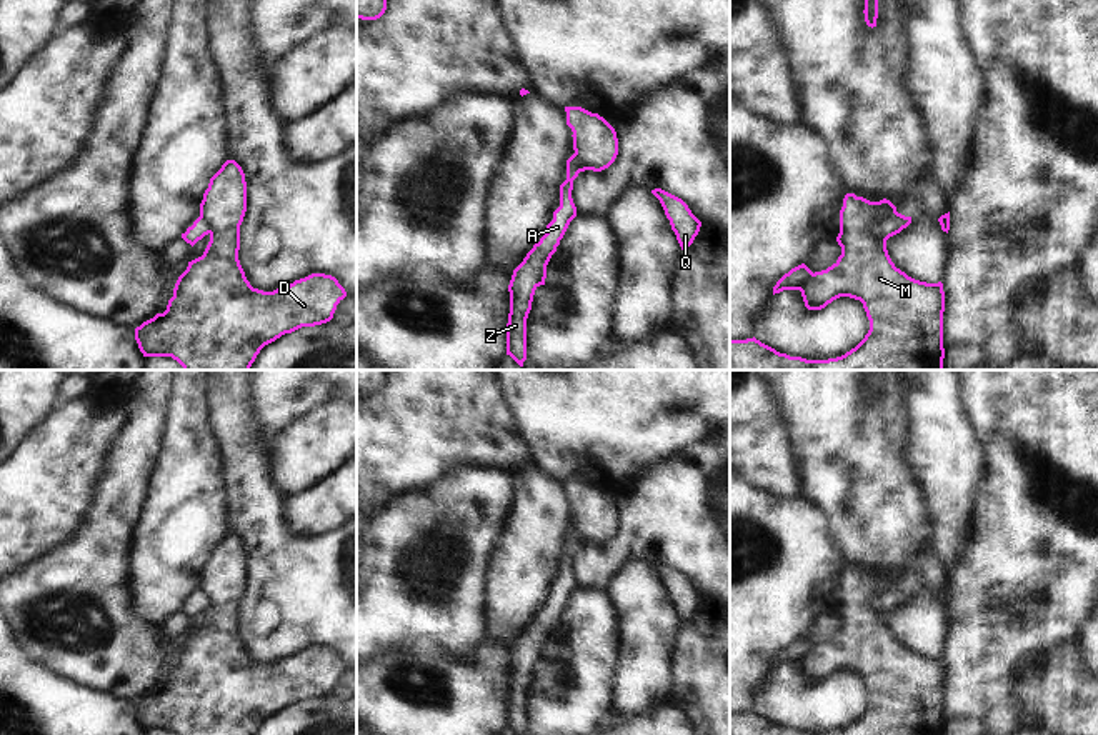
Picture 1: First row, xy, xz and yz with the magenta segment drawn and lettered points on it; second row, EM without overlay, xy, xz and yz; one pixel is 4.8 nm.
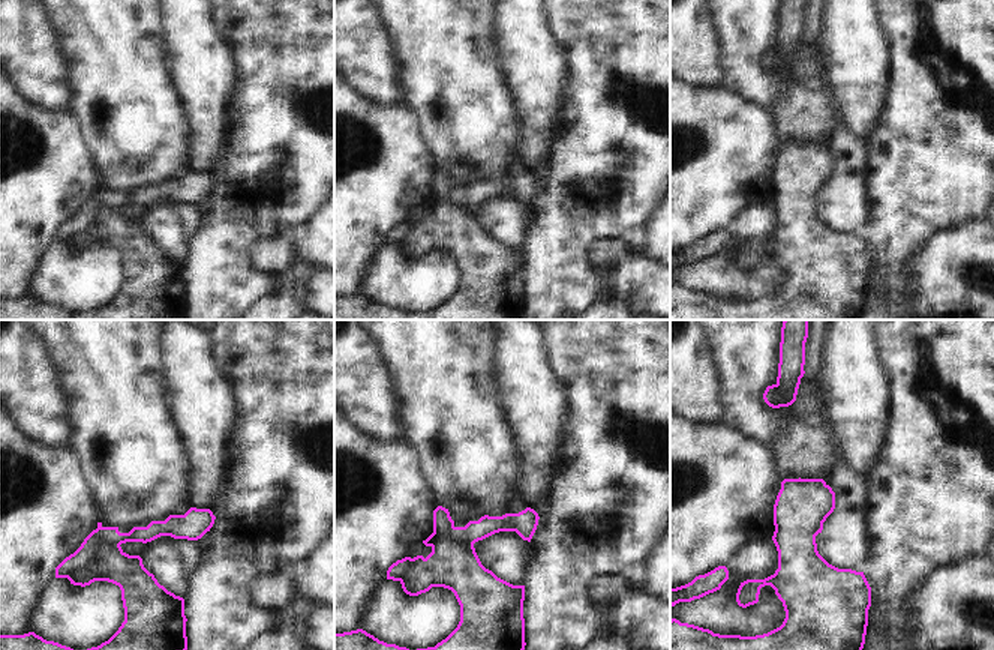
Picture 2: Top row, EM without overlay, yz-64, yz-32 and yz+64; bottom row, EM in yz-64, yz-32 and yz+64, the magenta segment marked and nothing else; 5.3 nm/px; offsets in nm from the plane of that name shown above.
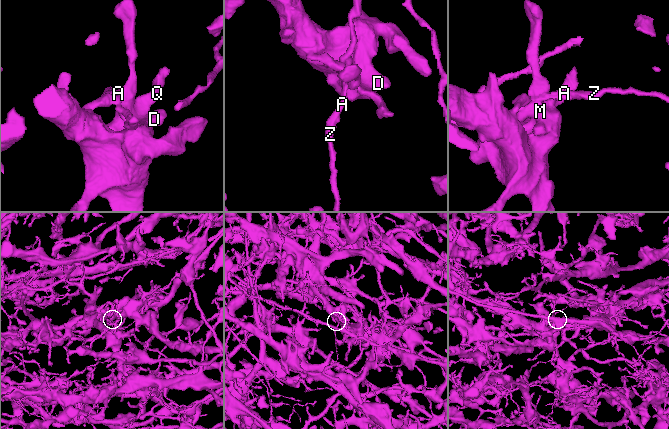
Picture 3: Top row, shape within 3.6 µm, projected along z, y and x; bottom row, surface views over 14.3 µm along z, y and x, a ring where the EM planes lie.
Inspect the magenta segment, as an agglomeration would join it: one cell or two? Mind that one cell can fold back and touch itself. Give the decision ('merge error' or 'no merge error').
merge error

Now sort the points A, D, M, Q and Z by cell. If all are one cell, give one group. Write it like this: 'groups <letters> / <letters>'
groups A Z / D M Q

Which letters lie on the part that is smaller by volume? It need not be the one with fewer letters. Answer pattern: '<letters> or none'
A, Z

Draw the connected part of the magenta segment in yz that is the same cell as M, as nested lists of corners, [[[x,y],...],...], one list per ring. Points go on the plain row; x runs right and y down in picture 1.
[[[846,567],[840,583],[840,607],[836,610],[841,628],[826,643],[815,645],[800,662],[808,683],[821,683],[840,670],[850,670],[863,677],[870,703],[855,722],[836,732],[806,733],[780,727],[753,710],[730,713],[730,735],[943,735],[943,657],[920,655],[896,642],[888,628],[886,613],[871,605],[873,598],[895,588],[898,588],[896,580],[886,572],[870,575],[855,567]]]

